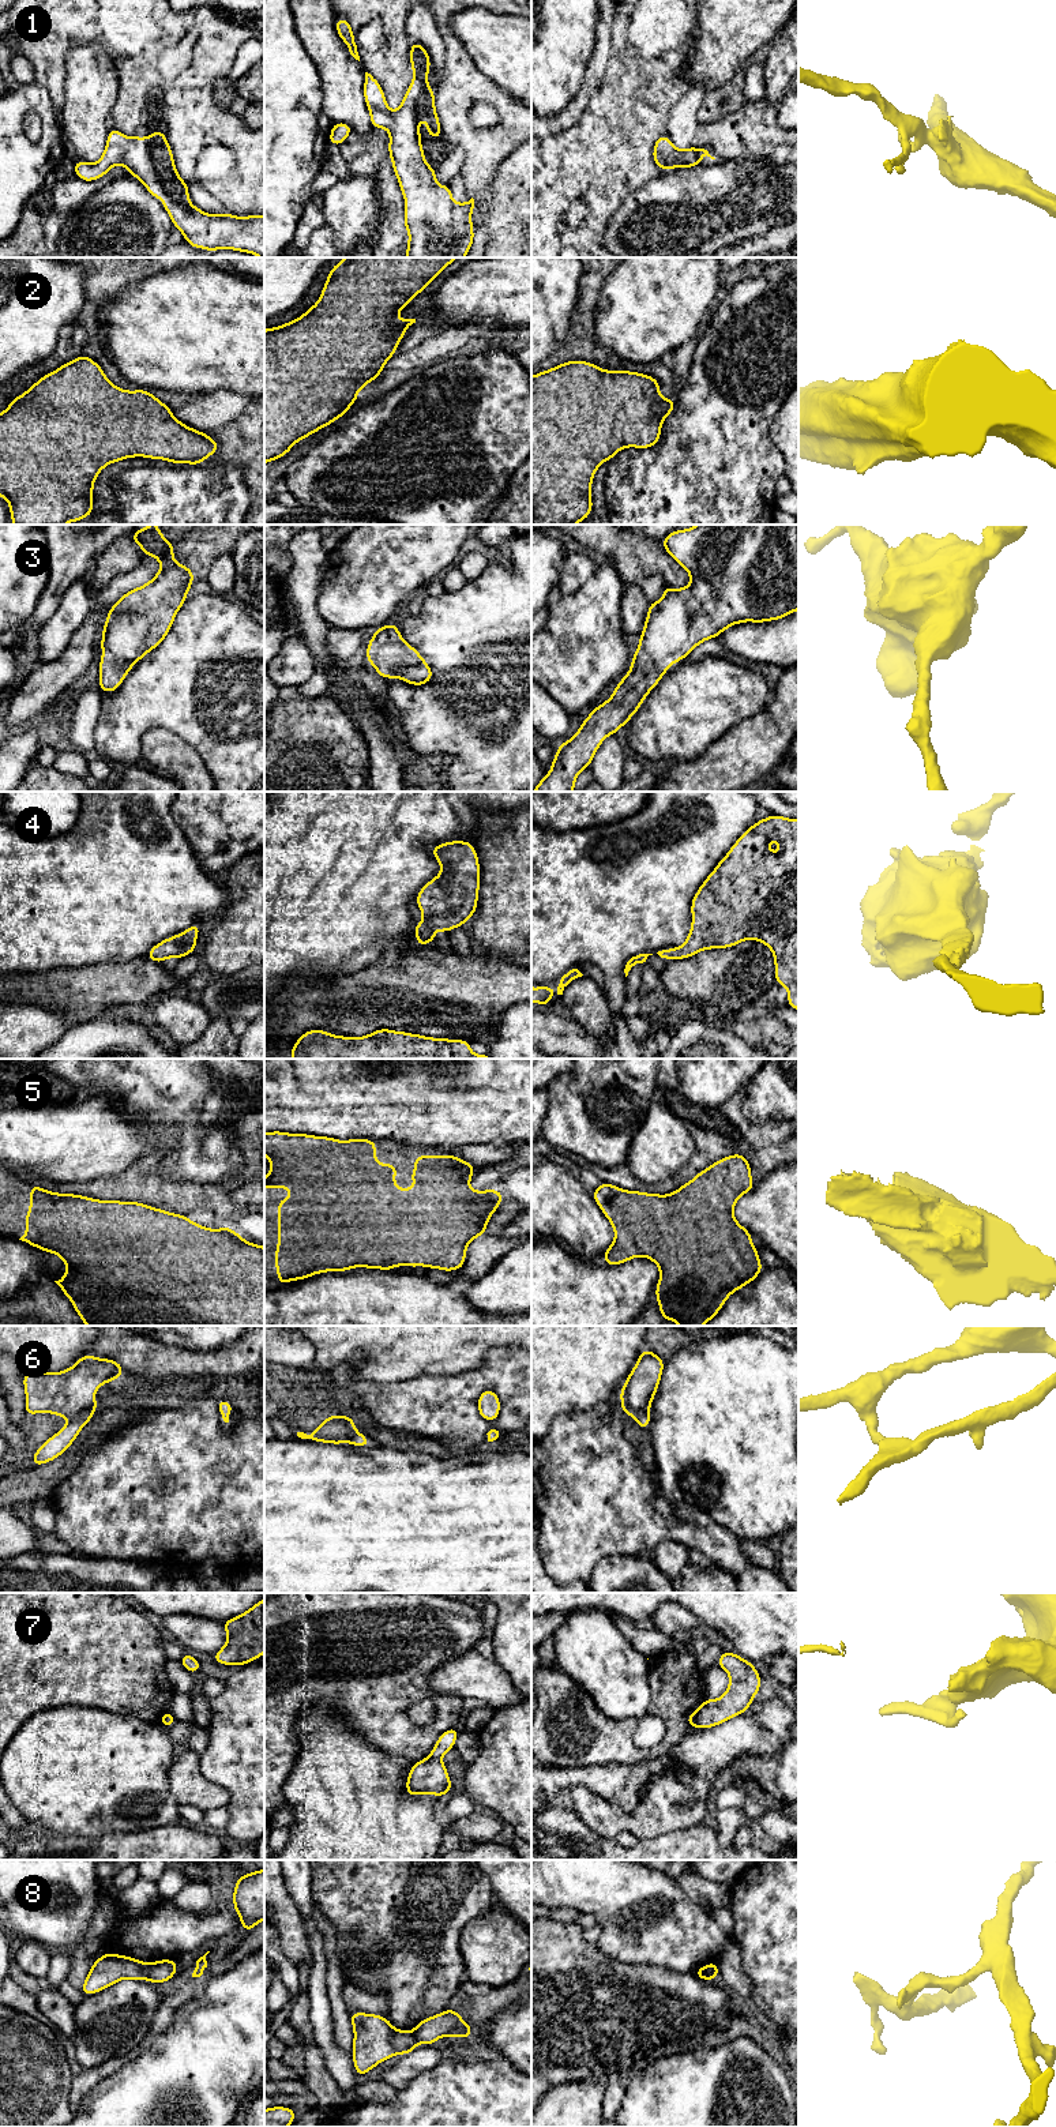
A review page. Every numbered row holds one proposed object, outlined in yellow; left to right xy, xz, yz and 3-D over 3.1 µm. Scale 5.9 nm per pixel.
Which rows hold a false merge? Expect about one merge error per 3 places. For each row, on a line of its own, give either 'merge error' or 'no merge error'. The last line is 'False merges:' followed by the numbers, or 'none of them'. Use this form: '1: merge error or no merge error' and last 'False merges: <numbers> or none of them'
1: no merge error
2: no merge error
3: no merge error
4: no merge error
5: no merge error
6: merge error
7: merge error
8: merge error
False merges: 6, 7, 8

